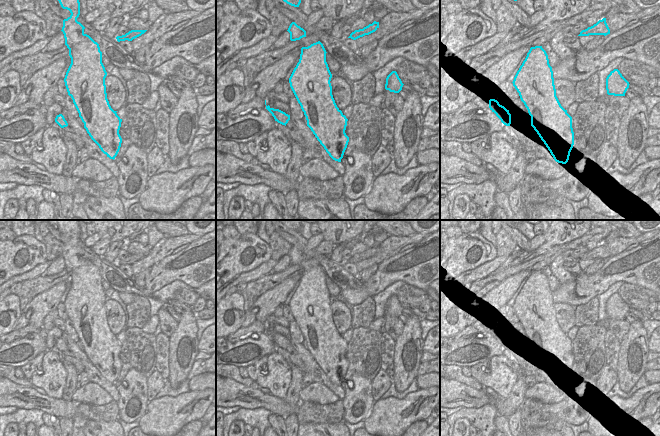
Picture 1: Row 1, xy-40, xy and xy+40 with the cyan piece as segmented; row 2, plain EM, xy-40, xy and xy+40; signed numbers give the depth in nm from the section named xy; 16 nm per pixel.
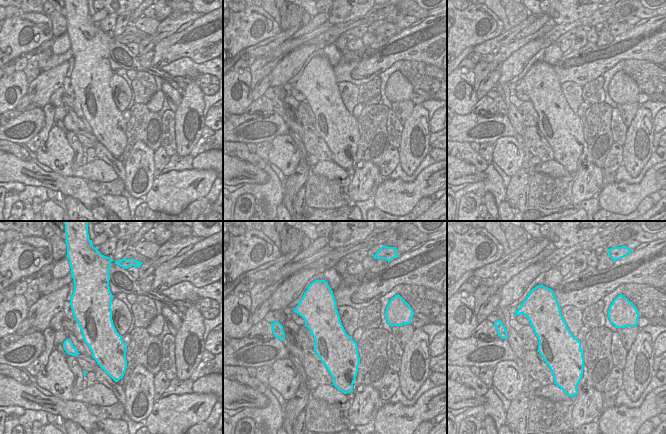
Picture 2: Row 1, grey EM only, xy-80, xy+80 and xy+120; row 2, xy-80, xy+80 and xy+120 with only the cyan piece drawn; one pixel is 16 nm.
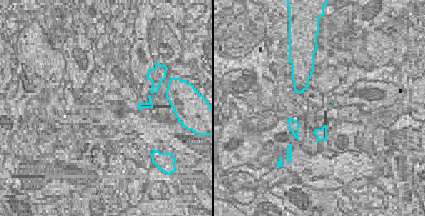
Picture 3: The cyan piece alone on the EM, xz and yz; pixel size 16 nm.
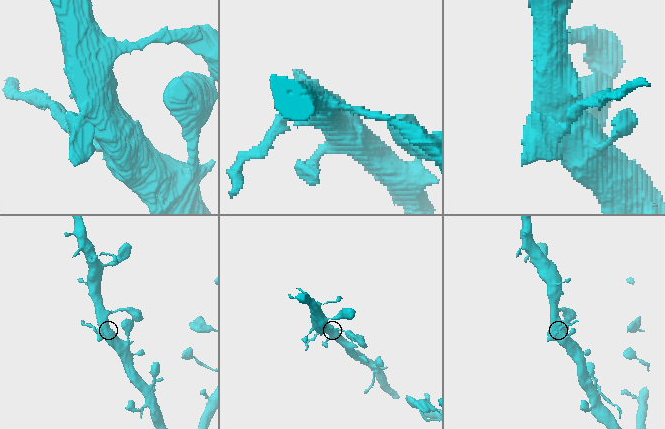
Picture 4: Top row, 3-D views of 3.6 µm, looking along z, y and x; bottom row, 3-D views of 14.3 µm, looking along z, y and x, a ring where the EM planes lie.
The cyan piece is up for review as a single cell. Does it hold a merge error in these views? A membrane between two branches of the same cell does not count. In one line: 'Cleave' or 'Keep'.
Cleave

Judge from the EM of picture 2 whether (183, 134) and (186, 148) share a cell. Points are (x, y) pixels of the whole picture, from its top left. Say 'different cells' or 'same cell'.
same cell

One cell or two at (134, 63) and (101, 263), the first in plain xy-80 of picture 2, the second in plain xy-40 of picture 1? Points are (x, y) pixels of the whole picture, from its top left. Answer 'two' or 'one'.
one

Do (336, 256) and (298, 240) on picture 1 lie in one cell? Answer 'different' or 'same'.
different

